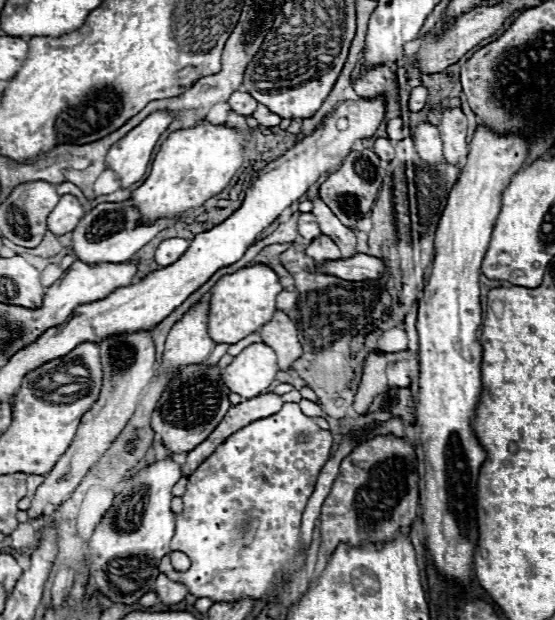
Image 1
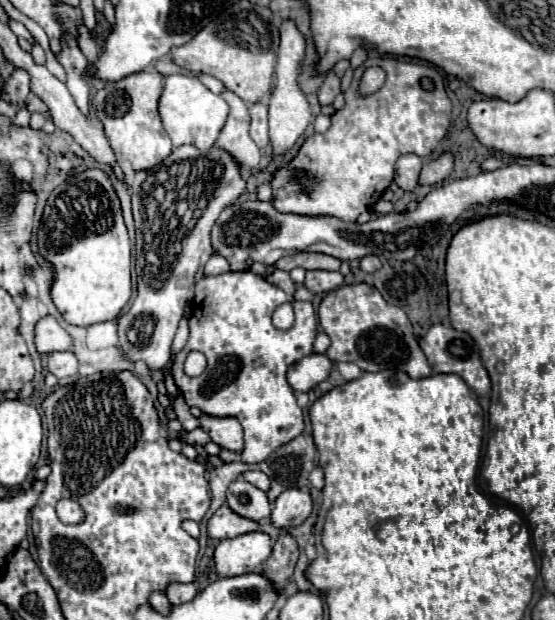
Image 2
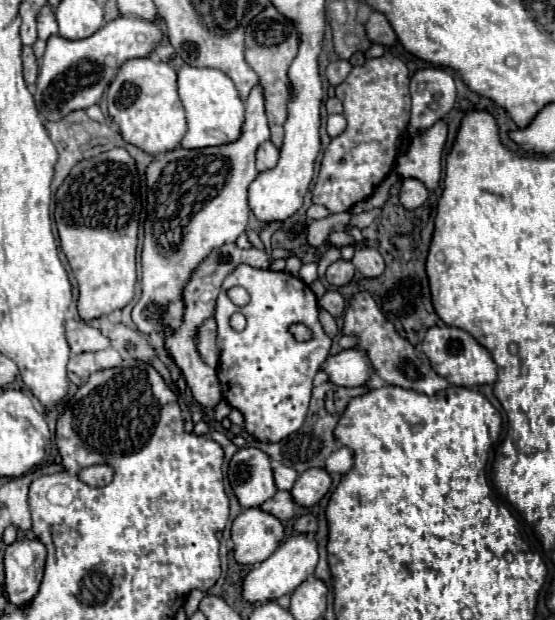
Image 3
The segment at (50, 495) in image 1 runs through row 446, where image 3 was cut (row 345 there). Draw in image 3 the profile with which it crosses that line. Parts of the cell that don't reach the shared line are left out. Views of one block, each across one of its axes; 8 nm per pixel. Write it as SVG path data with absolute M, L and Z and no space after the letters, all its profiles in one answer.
M66 320L64 328L66 328L66 340L70 344L72 354L98 352L98 350L110 346L108 338L100 330L88 326L82 320Z

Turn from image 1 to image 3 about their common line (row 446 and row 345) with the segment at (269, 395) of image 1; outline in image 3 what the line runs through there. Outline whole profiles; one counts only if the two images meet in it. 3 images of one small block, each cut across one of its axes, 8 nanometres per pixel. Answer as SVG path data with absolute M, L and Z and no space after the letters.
M204 320L198 326L198 336L196 336L196 346L198 346L198 354L202 356L202 360L216 368L218 366L218 346L216 346L216 322Z

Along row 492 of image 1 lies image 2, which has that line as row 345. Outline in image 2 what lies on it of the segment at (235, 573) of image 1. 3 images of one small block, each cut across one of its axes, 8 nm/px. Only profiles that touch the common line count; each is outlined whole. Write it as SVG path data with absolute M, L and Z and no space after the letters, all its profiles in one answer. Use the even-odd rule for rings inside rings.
M244 270L244 272L226 272L226 274L220 274L220 276L204 276L204 278L196 284L196 296L194 296L194 300L192 300L192 314L190 314L190 318L188 318L190 338L188 338L186 346L176 354L174 364L172 364L172 378L174 378L174 384L178 386L178 390L180 390L180 394L184 396L184 400L186 400L188 406L196 406L196 408L200 408L202 414L216 416L216 418L228 418L228 416L238 418L238 422L240 422L242 428L244 428L244 442L246 442L244 452L240 454L240 460L246 462L246 464L254 464L254 462L266 460L276 448L280 448L282 444L288 444L290 440L294 440L296 436L300 436L302 430L304 430L304 416L302 416L300 406L296 404L296 394L294 394L294 390L292 390L292 388L288 386L288 382L286 382L286 370L288 370L288 366L294 364L296 360L300 360L300 358L312 354L312 344L314 344L314 338L316 338L316 334L318 334L318 318L316 318L316 312L314 312L314 308L312 308L310 302L292 302L292 300L294 300L292 296L288 296L288 294L282 292L280 288L272 286L270 282L266 282L266 278L262 278L262 276L258 276L258 274L250 272L250 270ZM284 302L292 302L292 304L294 304L296 322L294 322L294 326L292 326L290 330L278 330L278 328L272 324L272 312L274 312L280 304L284 304ZM192 350L202 352L202 354L206 356L206 360L208 360L206 370L204 370L198 378L190 378L190 376L186 376L184 370L182 370L182 364L184 364L184 360L186 360L186 354L192 352Z

